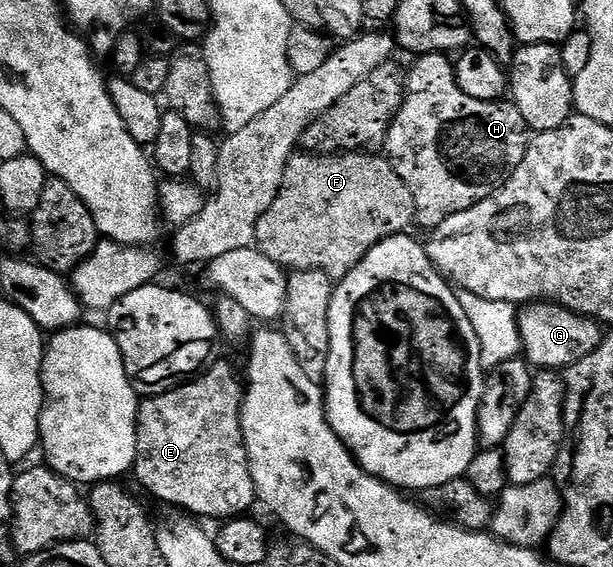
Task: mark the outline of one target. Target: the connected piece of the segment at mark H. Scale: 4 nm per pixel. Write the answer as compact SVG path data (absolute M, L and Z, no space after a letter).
M422 54L405 79L405 99L399 112L389 124L383 147L393 171L411 188L415 200L416 225L435 228L451 216L487 200L523 164L523 156L531 141L529 125L512 101L484 102L463 92L457 83L457 71L452 61L443 54Z

